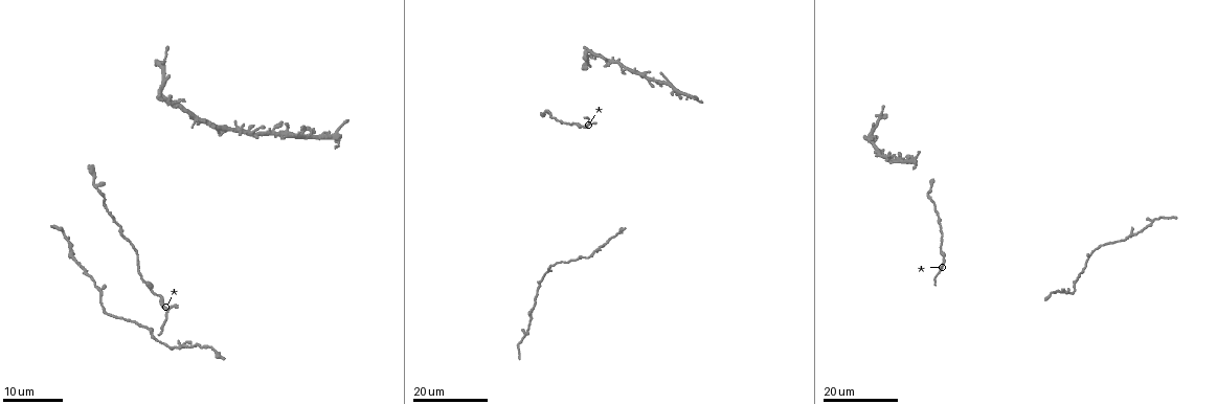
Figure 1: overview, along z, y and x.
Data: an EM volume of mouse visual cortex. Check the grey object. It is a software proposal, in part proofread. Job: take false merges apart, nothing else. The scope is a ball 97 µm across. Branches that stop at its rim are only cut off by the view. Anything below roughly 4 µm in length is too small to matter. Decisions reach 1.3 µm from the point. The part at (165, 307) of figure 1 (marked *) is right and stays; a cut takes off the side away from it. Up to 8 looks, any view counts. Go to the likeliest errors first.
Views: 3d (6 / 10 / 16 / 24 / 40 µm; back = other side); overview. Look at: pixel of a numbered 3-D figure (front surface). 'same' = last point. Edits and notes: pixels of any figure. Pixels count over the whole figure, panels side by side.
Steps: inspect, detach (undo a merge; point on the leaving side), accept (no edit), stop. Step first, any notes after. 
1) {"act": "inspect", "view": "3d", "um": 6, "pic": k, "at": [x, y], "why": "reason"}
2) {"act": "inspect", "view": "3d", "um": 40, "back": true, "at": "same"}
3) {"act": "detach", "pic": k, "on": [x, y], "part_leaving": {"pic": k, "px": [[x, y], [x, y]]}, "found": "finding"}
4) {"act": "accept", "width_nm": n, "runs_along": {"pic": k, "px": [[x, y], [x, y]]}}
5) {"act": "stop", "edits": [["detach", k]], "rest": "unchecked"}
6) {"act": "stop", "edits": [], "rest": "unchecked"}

{"act": "inspect", "view": "3d", "um": 16, "pic": 1, "at": [585, 53]}

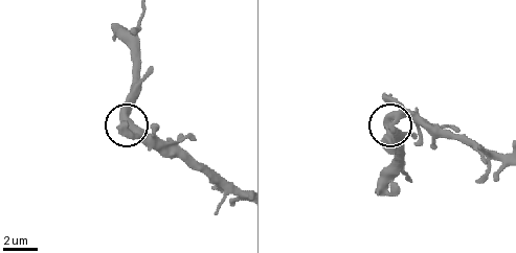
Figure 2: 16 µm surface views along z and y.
{"act": "inspect", "view": "3d", "um": 10, "pic": 2, "at": [388, 121]}

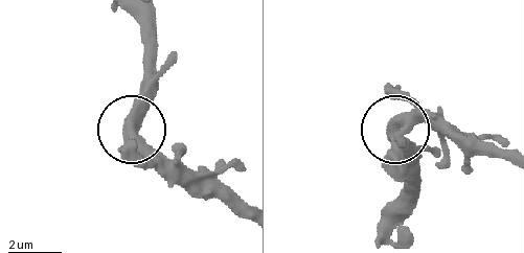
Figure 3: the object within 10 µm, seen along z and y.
{"act": "accept", "found": "continuous, no second cell"}

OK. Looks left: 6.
{"act": "inspect", "view": "3d", "um": 16, "pic": 1, "at": [63, 233], "why": "three-way junction"}

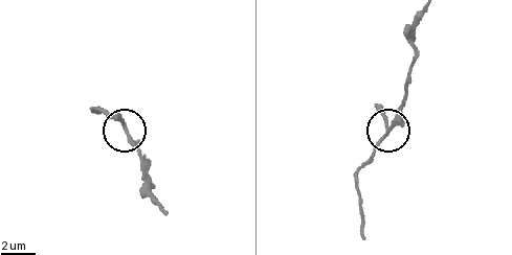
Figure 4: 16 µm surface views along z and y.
{"act": "inspect", "view": "3d", "um": 6, "pic": 4, "at": [123, 127]}

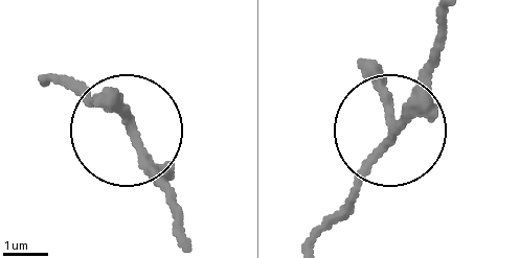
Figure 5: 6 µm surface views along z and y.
{"act": "accept", "found": "one cell here"}

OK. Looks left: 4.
{"act": "inspect", "view": "3d", "um": 16, "pic": 1, "at": [544, 272], "why": "three-way junction"}

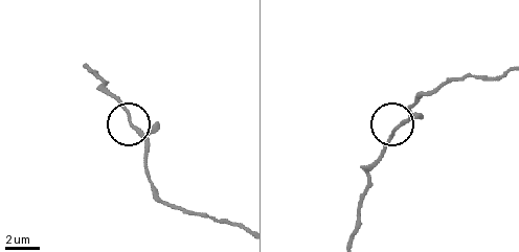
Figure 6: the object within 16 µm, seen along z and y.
{"act": "inspect", "view": "3d", "um": 6, "pic": 6, "at": [398, 128], "why": "closer look"}

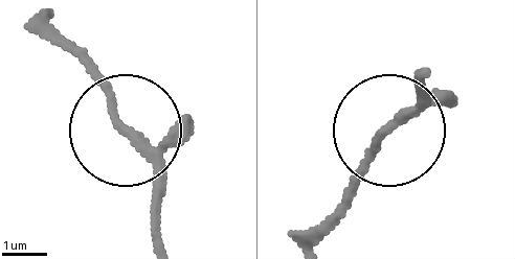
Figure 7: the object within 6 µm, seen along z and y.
{"act": "accept", "runs_along": {"pic": 7, "px": [[161, 237], [158, 158], [75, 49]]}, "found": "all the same cell"}

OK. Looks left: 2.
{"act": "inspect", "view": "3d", "um": 16, "pic": 1, "at": [1132, 233], "why": "three-way junction"}

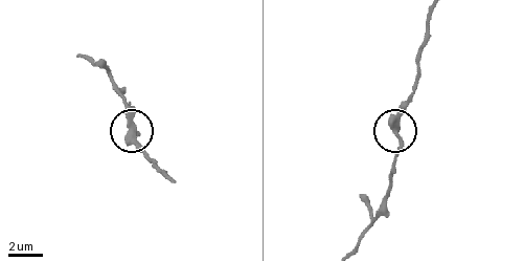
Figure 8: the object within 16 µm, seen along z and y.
{"act": "inspect", "view": "3d", "um": 10, "pic": 8, "at": [398, 135]}

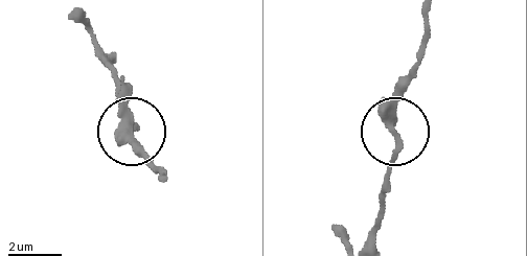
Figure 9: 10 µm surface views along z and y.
{"act": "accept", "arms": 3, "found": "one cell here"}

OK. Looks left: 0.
{"act": "stop", "edits": [], "rest": "unchecked"}

